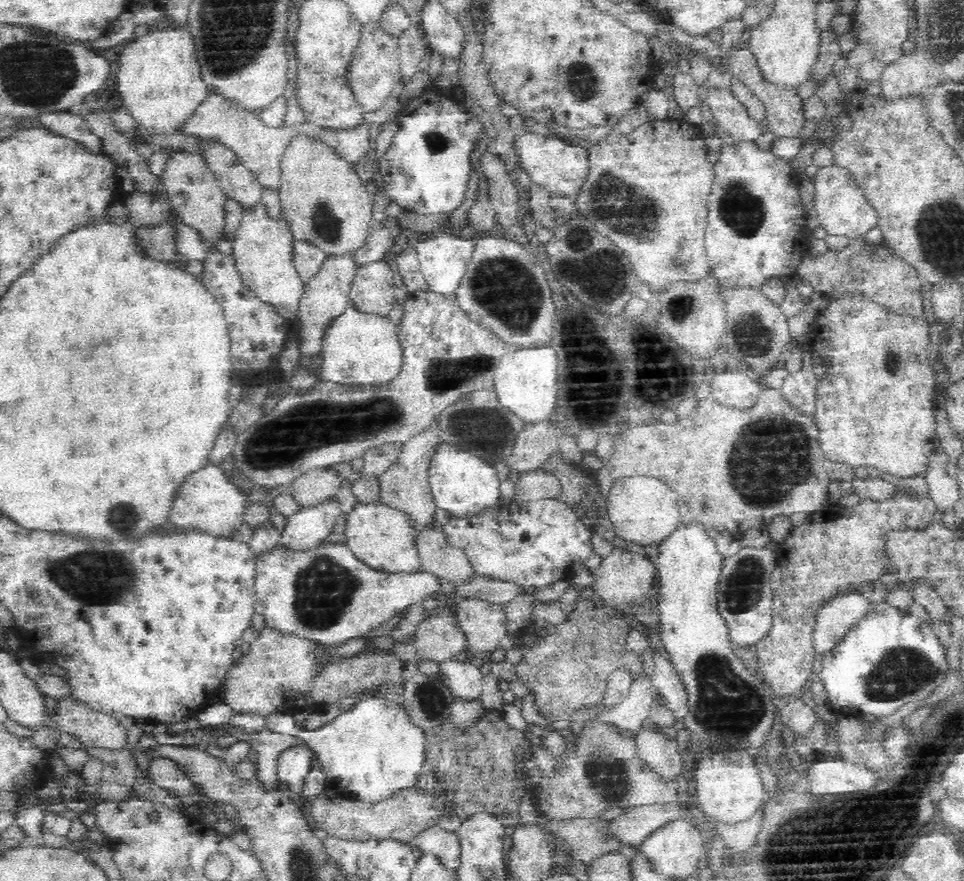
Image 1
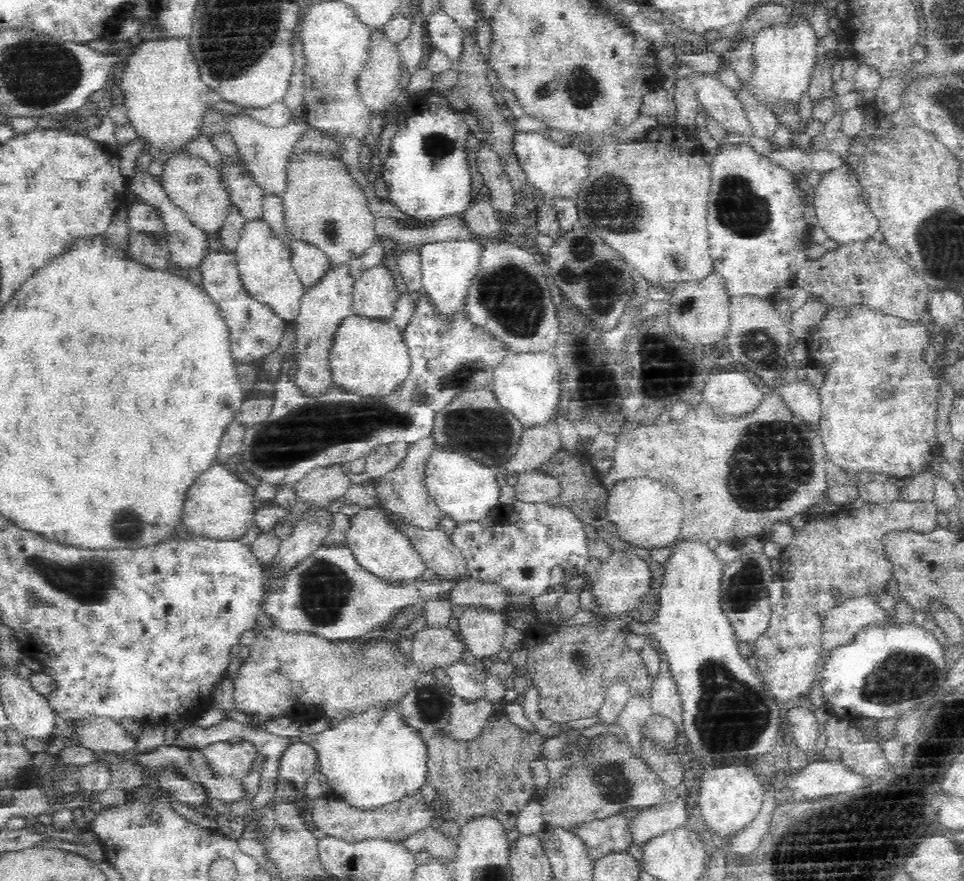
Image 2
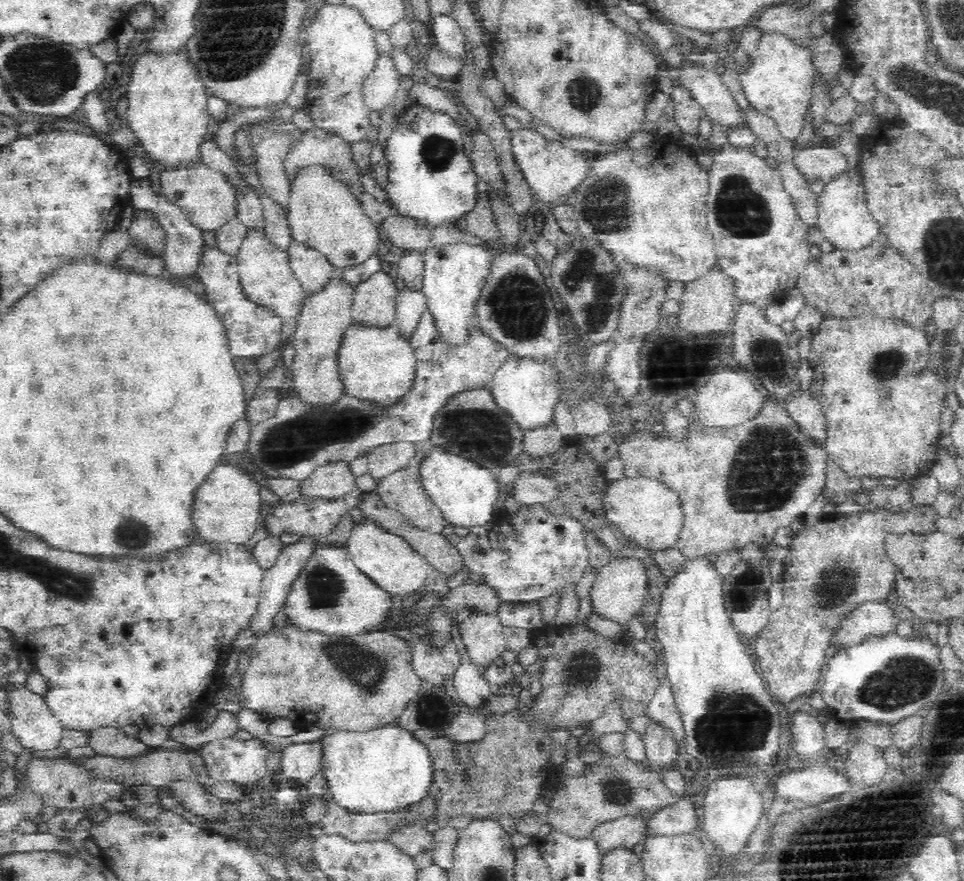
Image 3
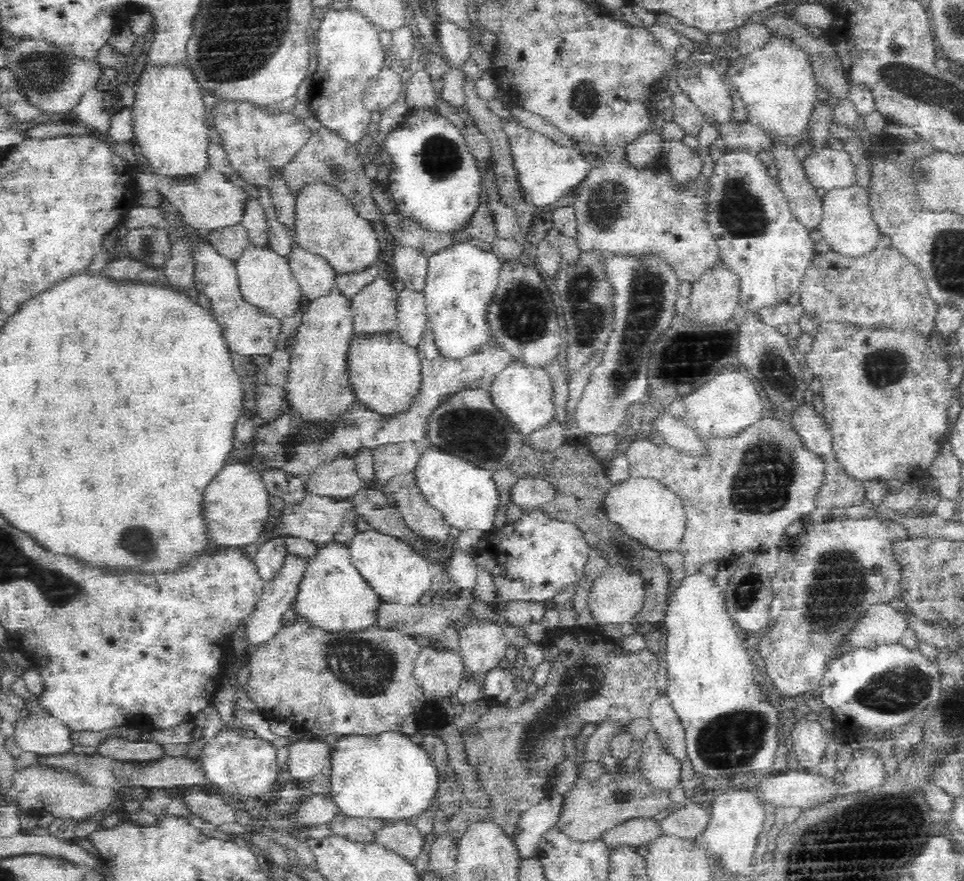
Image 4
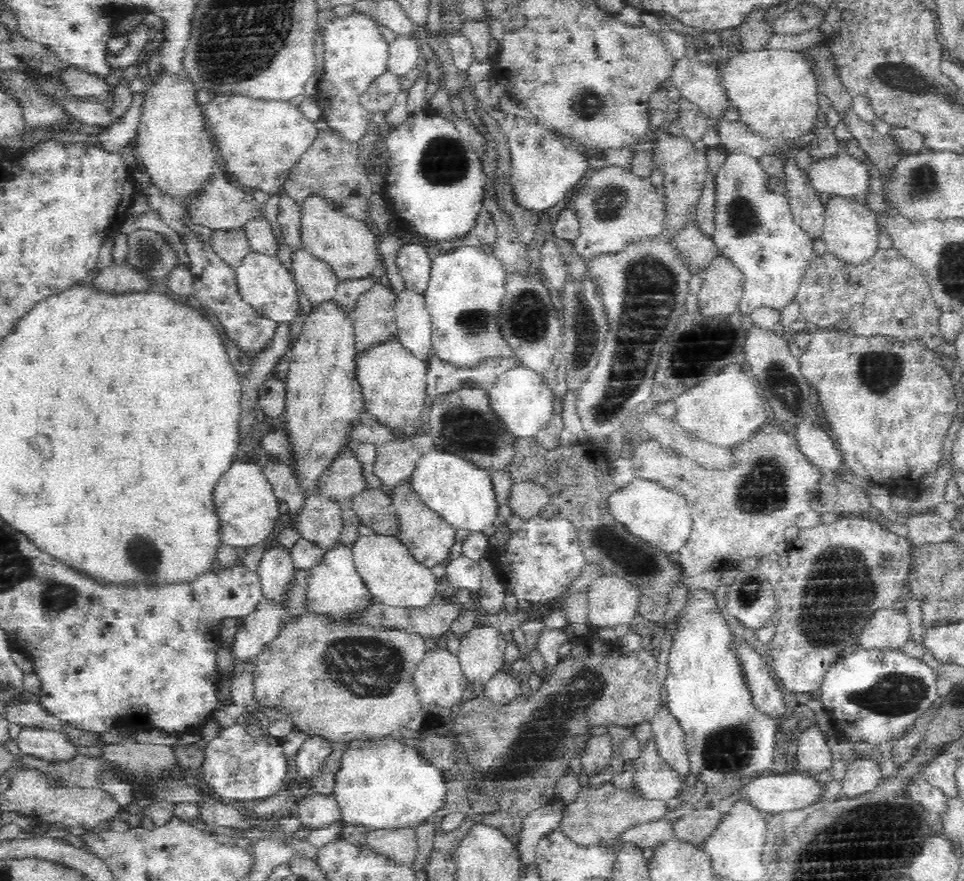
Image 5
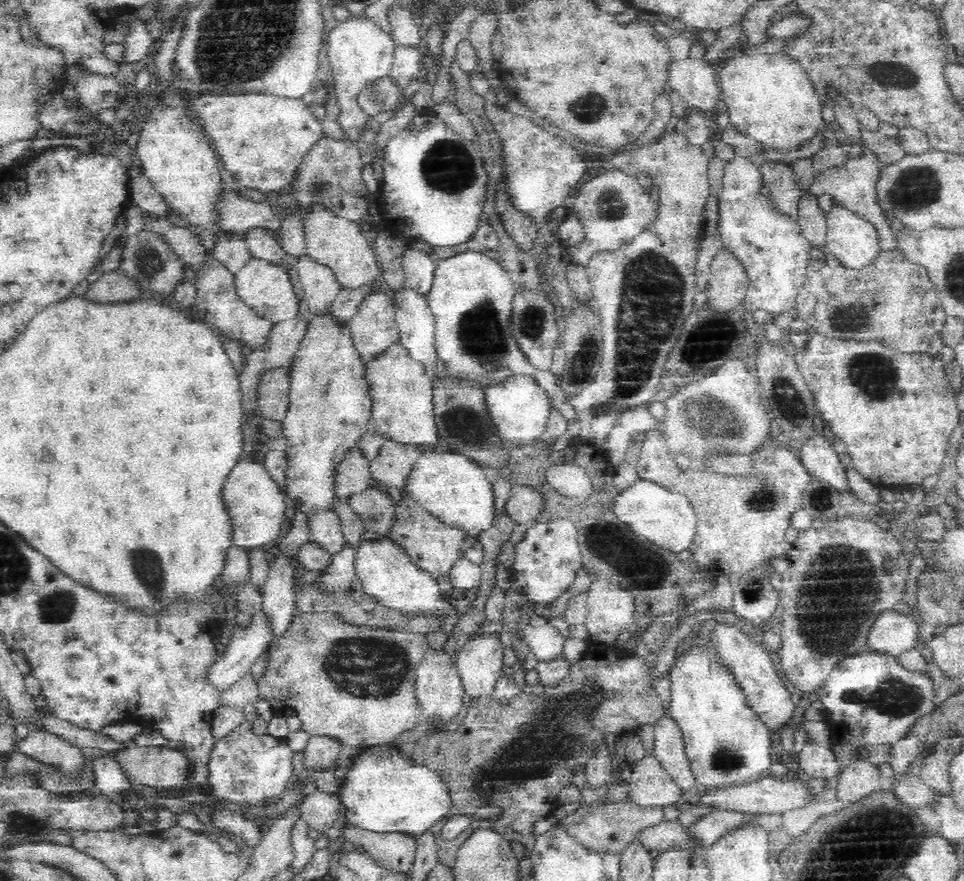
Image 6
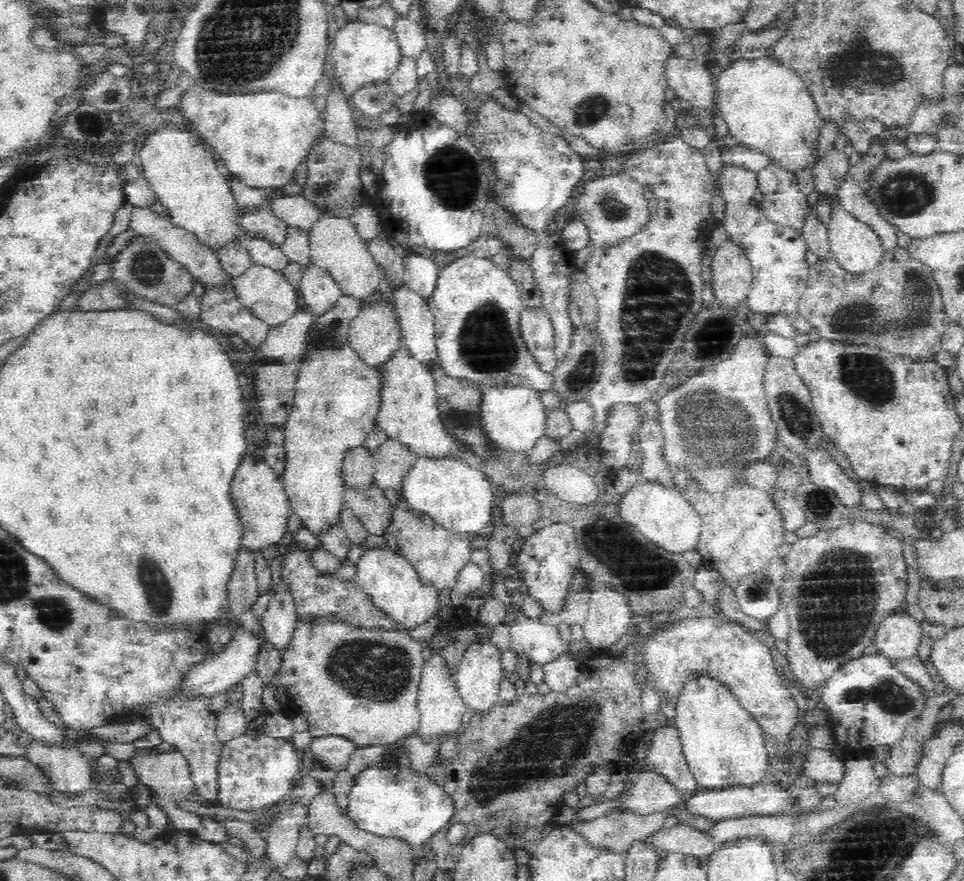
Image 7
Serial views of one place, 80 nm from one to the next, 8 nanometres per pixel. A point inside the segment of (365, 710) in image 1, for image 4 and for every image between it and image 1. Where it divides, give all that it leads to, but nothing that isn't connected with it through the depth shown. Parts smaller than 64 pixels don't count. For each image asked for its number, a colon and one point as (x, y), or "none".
2: (371, 758)
3: (386, 768)
4: (385, 775)

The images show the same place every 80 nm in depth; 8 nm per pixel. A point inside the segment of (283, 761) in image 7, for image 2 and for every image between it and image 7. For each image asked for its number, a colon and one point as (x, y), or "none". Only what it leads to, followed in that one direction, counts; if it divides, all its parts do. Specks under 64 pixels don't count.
2: (230, 760)
3: (241, 762)
4: (237, 765)
5: (236, 766)
6: (243, 768)

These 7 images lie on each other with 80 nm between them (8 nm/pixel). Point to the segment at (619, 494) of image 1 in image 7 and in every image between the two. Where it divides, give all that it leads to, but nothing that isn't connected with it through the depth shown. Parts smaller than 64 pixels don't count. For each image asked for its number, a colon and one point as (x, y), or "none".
2: (644, 512)
3: (650, 514)
4: (648, 512)
5: (648, 510)
6: (666, 518)
7: (658, 512)

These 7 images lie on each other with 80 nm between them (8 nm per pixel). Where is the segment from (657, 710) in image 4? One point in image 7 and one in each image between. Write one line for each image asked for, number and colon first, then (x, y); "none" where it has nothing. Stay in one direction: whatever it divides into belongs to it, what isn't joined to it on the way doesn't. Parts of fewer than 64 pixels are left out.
5: (670, 738)
6: (669, 747)
7: (665, 753)

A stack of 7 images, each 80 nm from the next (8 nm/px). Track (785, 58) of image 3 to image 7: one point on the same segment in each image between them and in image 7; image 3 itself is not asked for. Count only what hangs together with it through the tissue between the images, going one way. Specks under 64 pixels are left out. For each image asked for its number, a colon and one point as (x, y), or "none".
4: (777, 84)
5: (775, 92)
6: (770, 97)
7: (769, 107)

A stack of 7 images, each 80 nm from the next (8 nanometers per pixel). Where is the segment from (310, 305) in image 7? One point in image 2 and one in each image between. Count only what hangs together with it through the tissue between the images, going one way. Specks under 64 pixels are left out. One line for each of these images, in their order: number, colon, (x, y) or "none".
2: (310, 263)
3: (313, 270)
4: (315, 275)
5: (315, 278)
6: (321, 287)

